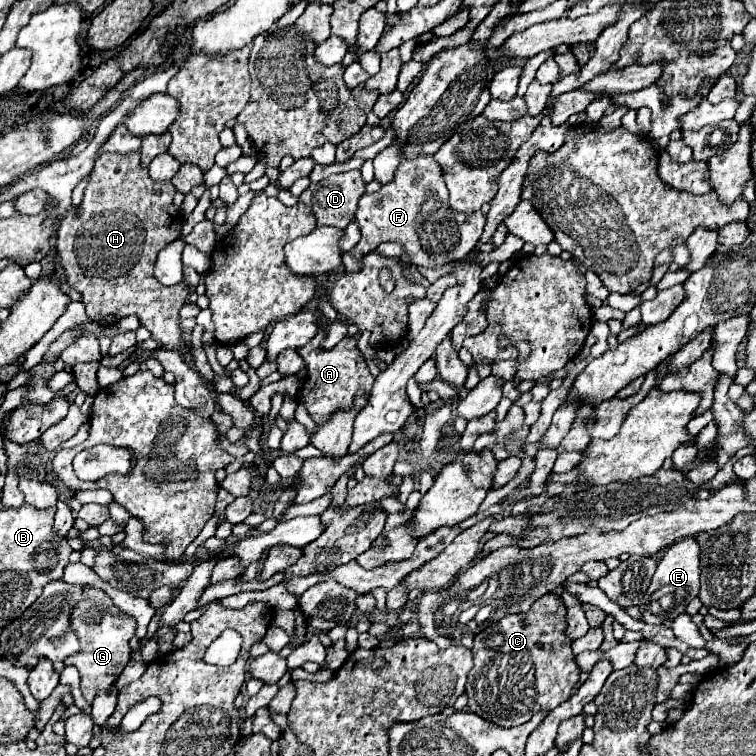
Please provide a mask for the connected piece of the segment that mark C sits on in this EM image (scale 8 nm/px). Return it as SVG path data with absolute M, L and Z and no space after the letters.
M544 595L528 613L506 615L474 637L474 667L468 673L468 709L500 727L526 723L536 713L550 713L572 695L580 681L566 633L566 607L558 595Z

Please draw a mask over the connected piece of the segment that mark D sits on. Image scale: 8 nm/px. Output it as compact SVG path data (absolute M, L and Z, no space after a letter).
M348 171L318 183L310 183L310 187L298 199L300 203L312 207L316 225L346 229L346 225L354 219L358 199L364 193L364 185L366 183L360 171Z

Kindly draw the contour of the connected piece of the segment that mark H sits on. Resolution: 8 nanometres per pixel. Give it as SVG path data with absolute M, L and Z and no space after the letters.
M102 153L96 159L96 165L90 173L88 187L84 191L84 199L76 211L66 213L56 233L56 249L58 261L64 269L64 277L70 287L74 287L86 305L86 315L90 319L104 317L126 317L136 315L140 323L152 333L152 339L162 345L162 349L176 351L192 359L190 347L182 341L180 317L178 311L186 303L188 285L180 281L178 285L166 287L154 277L154 263L160 249L180 237L182 233L182 213L174 207L174 185L172 183L156 183L150 179L146 167L140 165L140 153L134 155L118 155L118 153Z

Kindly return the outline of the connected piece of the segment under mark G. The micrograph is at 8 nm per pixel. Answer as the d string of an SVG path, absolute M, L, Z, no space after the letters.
M88 587L82 603L78 603L78 607L74 609L72 627L74 631L78 631L80 651L72 655L70 659L66 659L64 663L74 665L80 671L82 695L88 703L92 703L96 693L110 689L110 685L116 683L122 669L126 667L130 659L130 651L132 651L128 647L128 641L134 637L136 621L130 615L122 613L102 589Z

